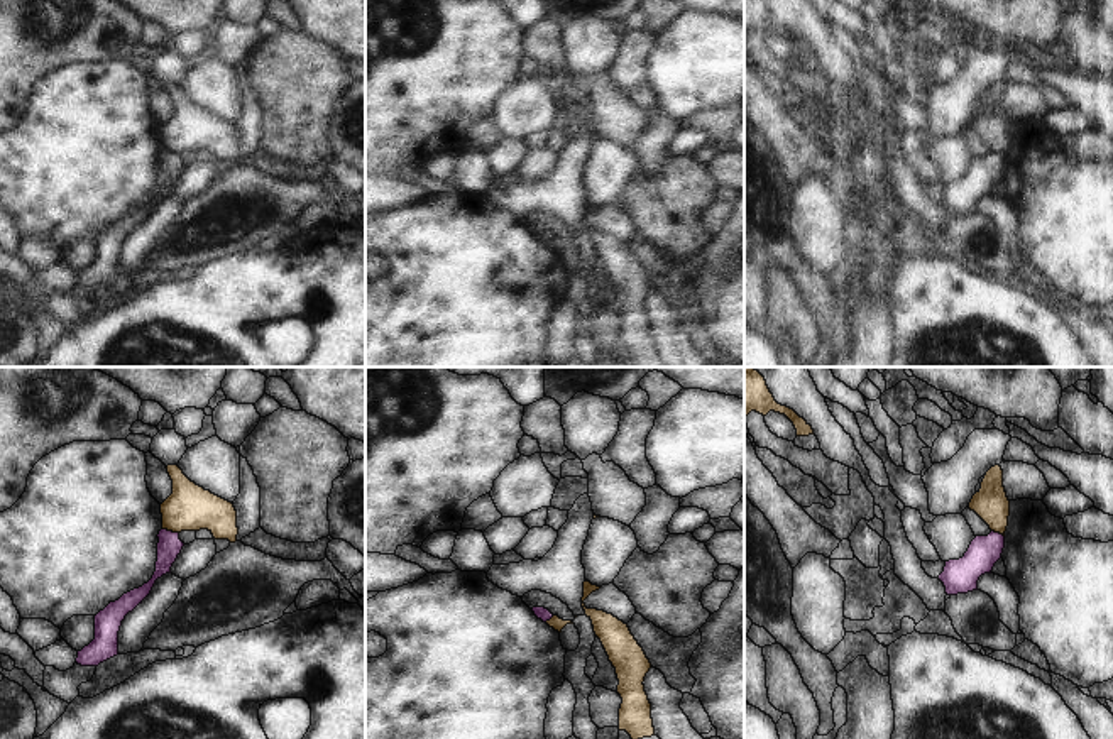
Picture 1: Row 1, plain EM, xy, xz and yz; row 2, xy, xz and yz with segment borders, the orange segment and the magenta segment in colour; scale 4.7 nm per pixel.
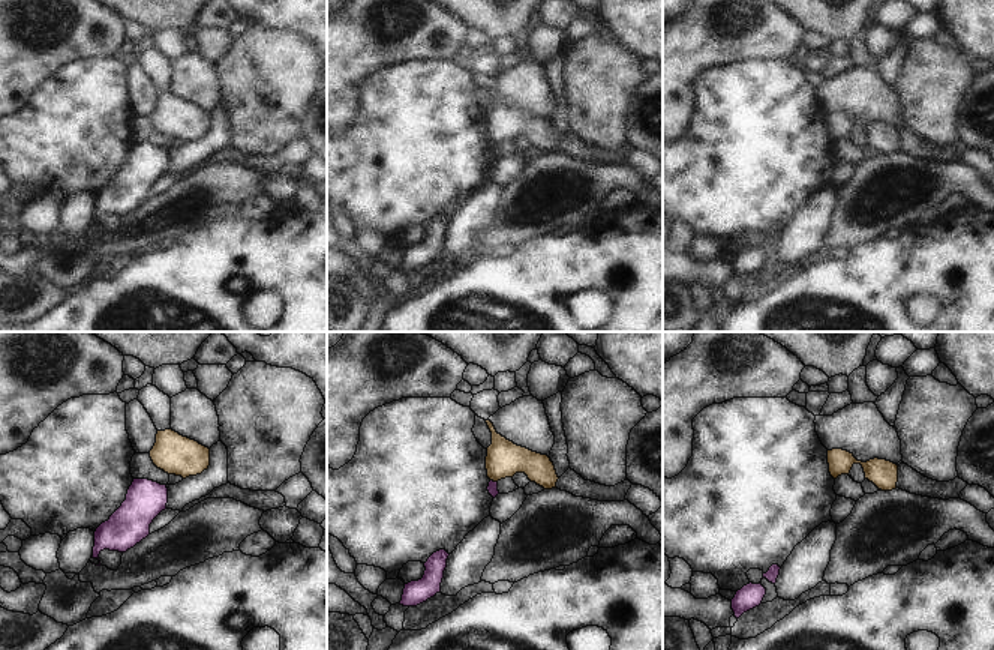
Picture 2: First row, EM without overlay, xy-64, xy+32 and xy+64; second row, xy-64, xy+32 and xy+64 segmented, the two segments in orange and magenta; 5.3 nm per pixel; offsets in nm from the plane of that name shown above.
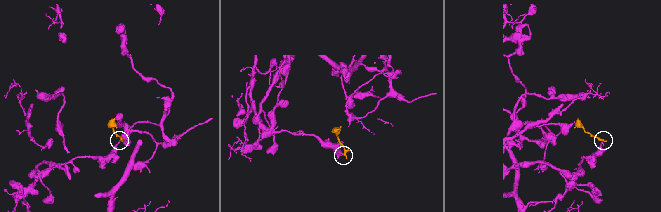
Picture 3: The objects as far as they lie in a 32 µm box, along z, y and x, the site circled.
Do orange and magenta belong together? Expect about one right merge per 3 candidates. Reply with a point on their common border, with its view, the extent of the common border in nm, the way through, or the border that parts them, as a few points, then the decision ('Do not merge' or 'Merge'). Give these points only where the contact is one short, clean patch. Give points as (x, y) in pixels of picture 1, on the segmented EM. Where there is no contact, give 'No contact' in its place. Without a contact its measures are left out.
Touches orange at xy (171, 530). Shared border 80 nm. Boundary: xy (163, 528), (178, 533). Do not merge.

